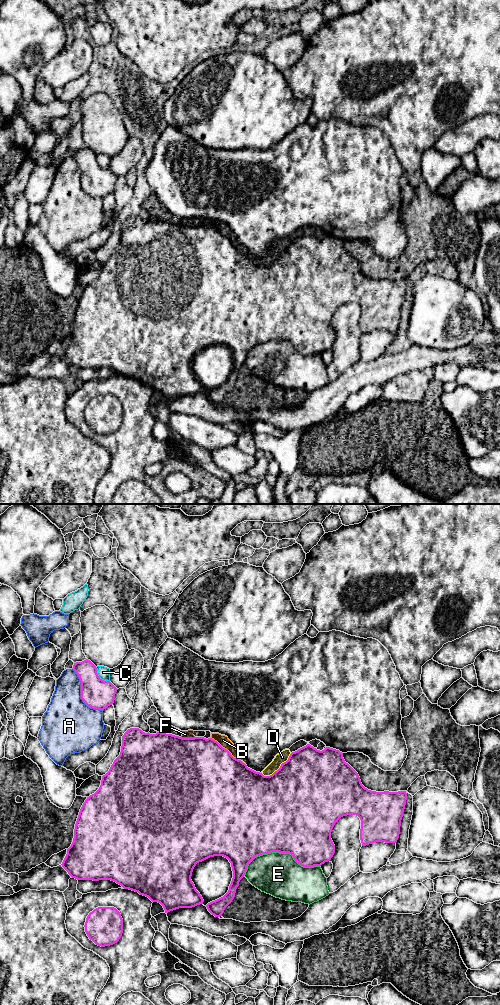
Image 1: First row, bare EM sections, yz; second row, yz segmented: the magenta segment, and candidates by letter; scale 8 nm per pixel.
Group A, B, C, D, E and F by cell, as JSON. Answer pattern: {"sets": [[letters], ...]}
{"sets": [["A"], ["B", "D", "F"], ["C"], ["E"]]}

